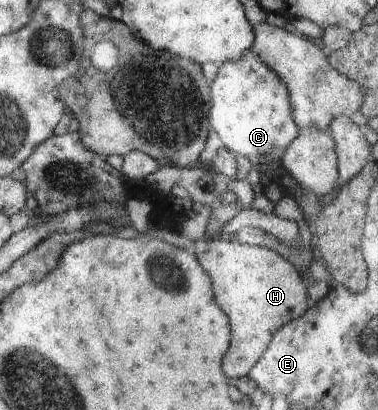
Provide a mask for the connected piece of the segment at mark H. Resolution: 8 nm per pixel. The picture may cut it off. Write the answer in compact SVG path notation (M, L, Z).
M228 236L199 238L193 253L211 275L213 297L231 321L233 341L223 357L223 373L229 379L248 376L277 329L301 317L311 305L306 282L295 265L273 249L242 244Z

